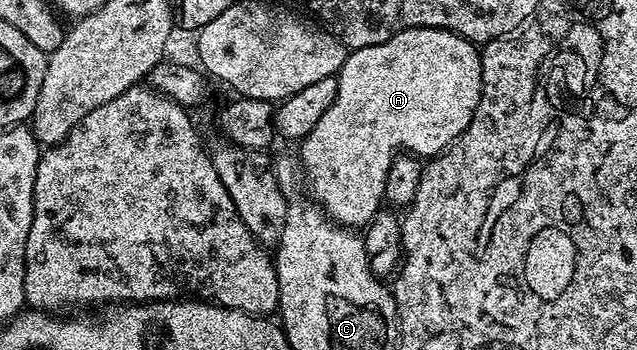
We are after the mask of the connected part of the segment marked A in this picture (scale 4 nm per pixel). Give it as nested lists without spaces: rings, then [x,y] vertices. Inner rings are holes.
[[[438,27],[403,29],[379,45],[367,45],[350,50],[335,78],[337,80],[337,92],[335,93],[335,101],[331,101],[331,109],[327,109],[327,113],[323,113],[323,117],[319,117],[315,129],[311,129],[311,133],[307,133],[304,139],[300,140],[299,167],[304,178],[305,175],[309,178],[310,192],[308,191],[308,194],[322,207],[326,215],[334,223],[346,229],[361,229],[373,220],[375,212],[382,210],[387,169],[391,169],[391,161],[395,156],[406,151],[408,154],[418,157],[436,157],[447,150],[465,132],[467,125],[471,125],[471,117],[481,100],[481,53],[468,39],[456,35],[454,31],[444,31]]]

